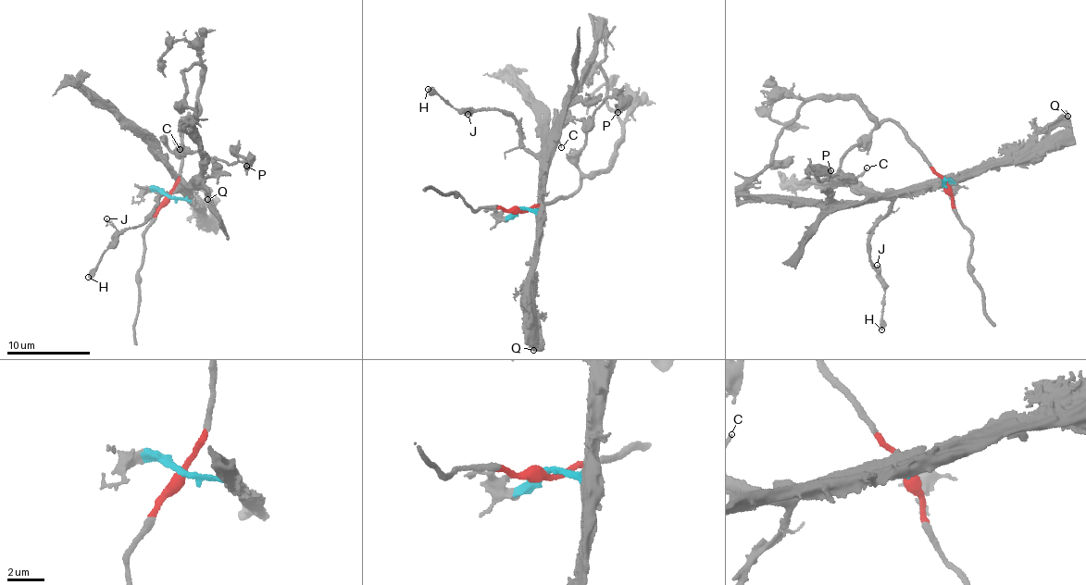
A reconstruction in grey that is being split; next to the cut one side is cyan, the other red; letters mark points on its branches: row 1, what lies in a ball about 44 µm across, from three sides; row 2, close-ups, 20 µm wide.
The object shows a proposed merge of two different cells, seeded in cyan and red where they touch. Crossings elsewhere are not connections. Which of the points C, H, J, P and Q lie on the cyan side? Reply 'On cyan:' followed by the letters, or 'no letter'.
On cyan: H, J, Q

